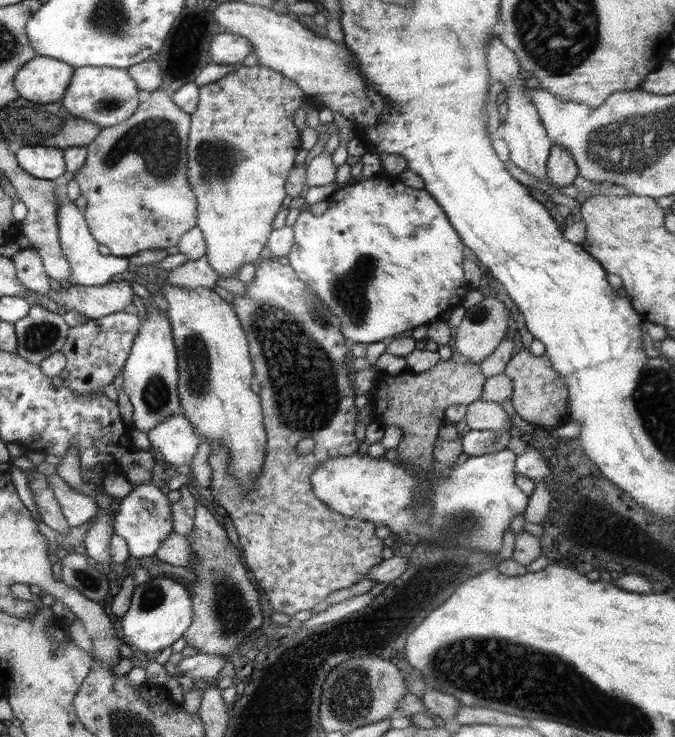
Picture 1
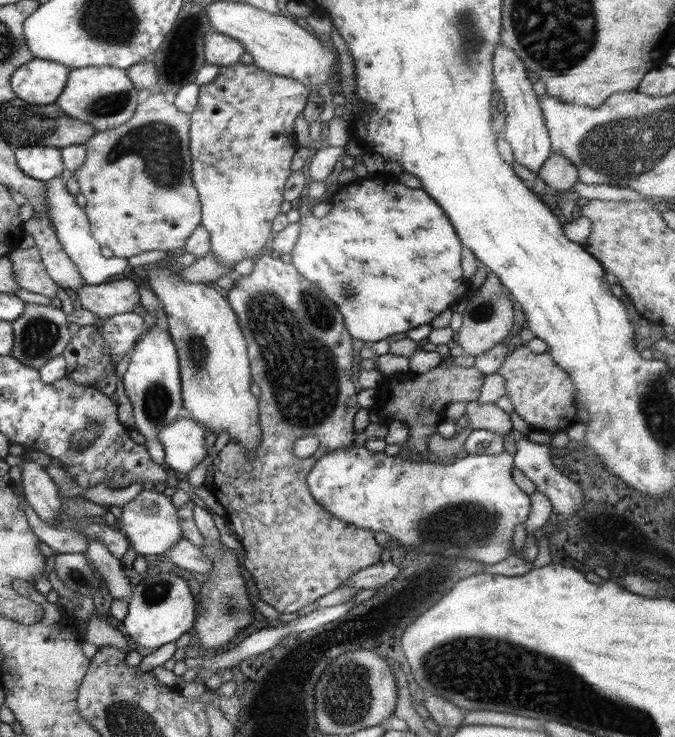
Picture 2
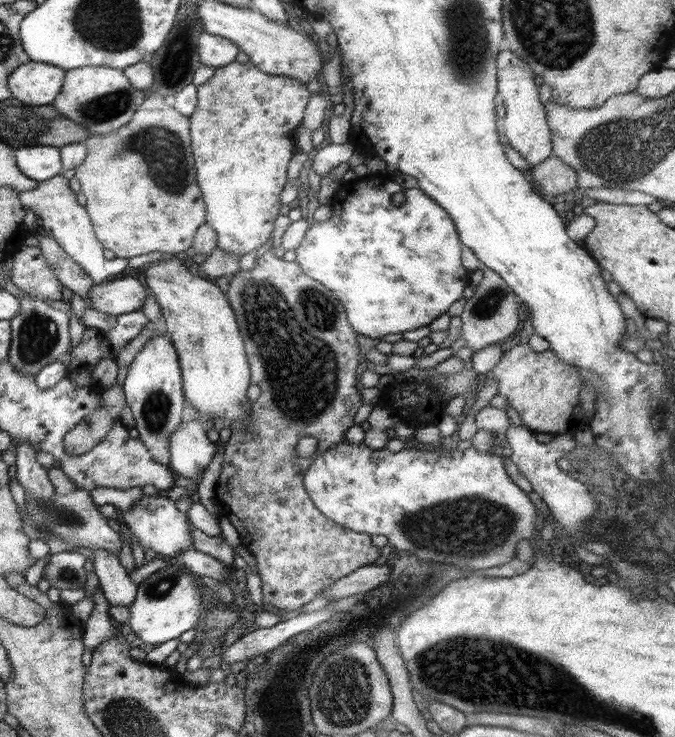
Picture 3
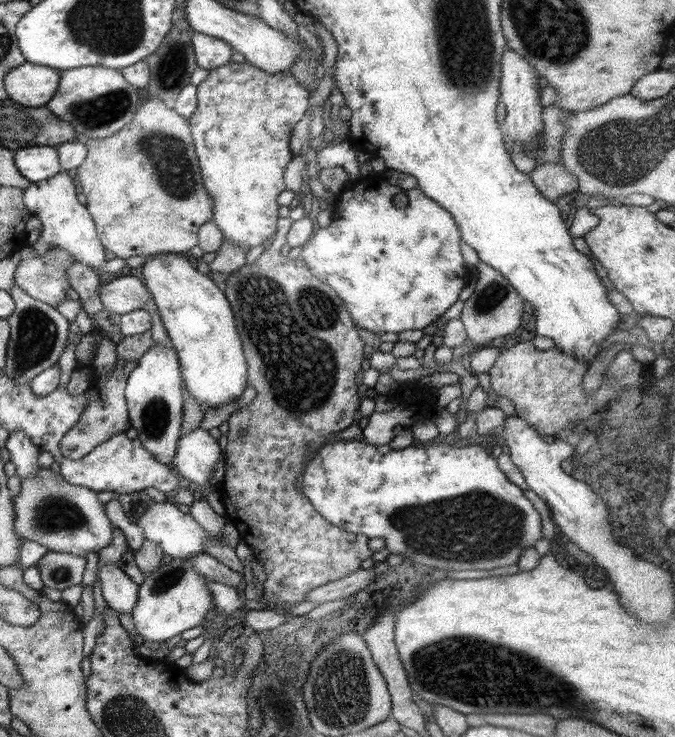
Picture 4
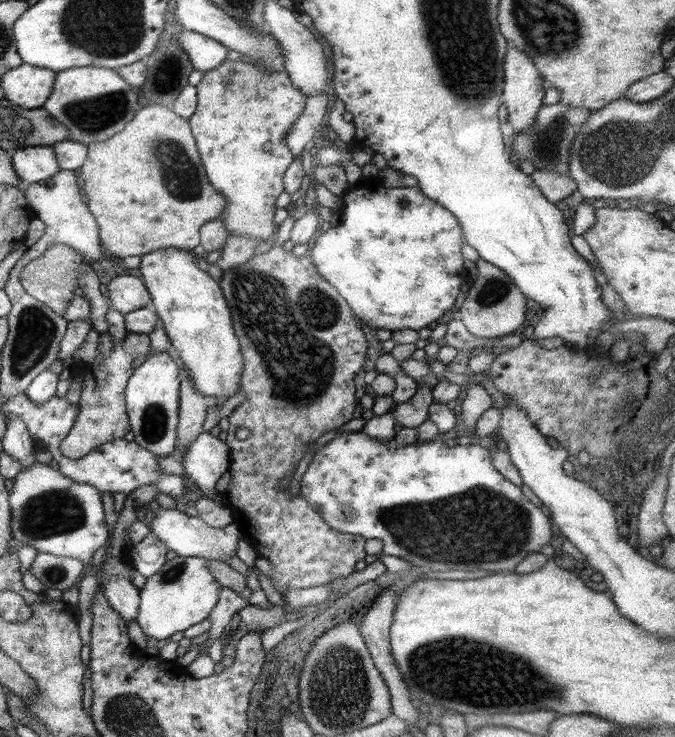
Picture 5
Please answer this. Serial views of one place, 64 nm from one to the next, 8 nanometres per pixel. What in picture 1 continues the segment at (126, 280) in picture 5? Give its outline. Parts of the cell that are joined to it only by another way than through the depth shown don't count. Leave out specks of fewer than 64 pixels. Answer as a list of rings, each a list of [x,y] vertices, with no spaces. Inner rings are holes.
[[[121,280],[91,287],[70,284],[67,289],[51,289],[48,297],[59,308],[63,306],[66,311],[75,310],[89,320],[130,311],[133,295],[130,283]]]

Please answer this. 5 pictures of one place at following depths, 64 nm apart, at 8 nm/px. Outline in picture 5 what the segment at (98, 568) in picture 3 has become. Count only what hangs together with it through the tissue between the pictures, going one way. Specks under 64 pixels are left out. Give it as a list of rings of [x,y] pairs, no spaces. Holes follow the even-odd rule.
[[[109,575],[101,587],[105,601],[123,619],[123,622],[137,620],[137,609],[140,604],[139,589],[131,581],[119,575]]]

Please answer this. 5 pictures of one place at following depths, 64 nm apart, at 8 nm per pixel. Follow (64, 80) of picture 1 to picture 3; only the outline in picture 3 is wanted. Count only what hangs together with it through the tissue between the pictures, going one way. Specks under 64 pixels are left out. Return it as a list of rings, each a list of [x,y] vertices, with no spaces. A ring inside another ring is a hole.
[[[27,61],[15,67],[7,76],[7,89],[11,97],[29,105],[51,105],[65,76],[55,65]]]

